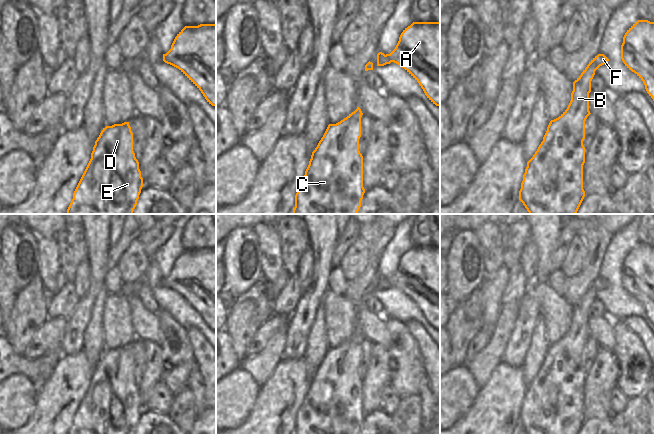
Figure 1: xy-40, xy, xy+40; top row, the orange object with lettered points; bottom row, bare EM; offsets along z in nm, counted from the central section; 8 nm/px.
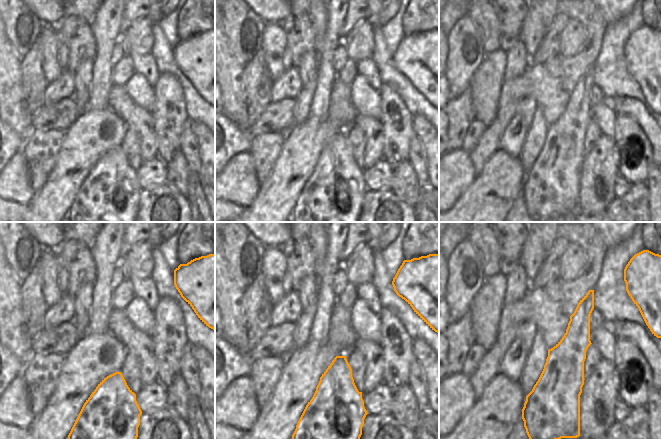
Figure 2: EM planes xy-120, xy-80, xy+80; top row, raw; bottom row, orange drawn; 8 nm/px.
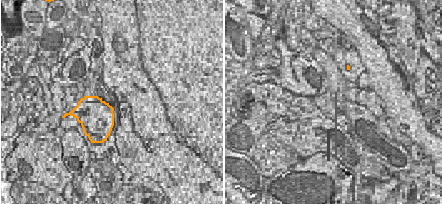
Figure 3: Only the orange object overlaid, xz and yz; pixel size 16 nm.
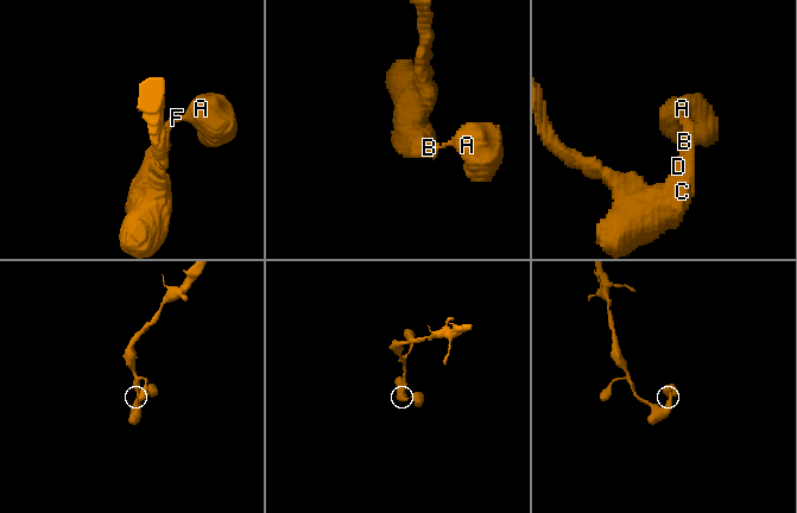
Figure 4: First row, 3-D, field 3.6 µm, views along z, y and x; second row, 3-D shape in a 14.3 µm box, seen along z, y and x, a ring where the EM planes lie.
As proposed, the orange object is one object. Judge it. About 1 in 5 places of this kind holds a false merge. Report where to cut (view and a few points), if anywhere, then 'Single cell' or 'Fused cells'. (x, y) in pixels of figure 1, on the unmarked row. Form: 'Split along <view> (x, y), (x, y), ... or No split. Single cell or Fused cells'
No split. Single cell.

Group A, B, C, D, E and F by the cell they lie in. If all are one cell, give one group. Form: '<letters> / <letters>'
A B C D E F

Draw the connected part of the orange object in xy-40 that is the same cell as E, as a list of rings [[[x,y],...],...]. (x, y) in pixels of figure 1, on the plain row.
[[[129,346],[106,350],[67,434],[134,434],[142,411]]]

